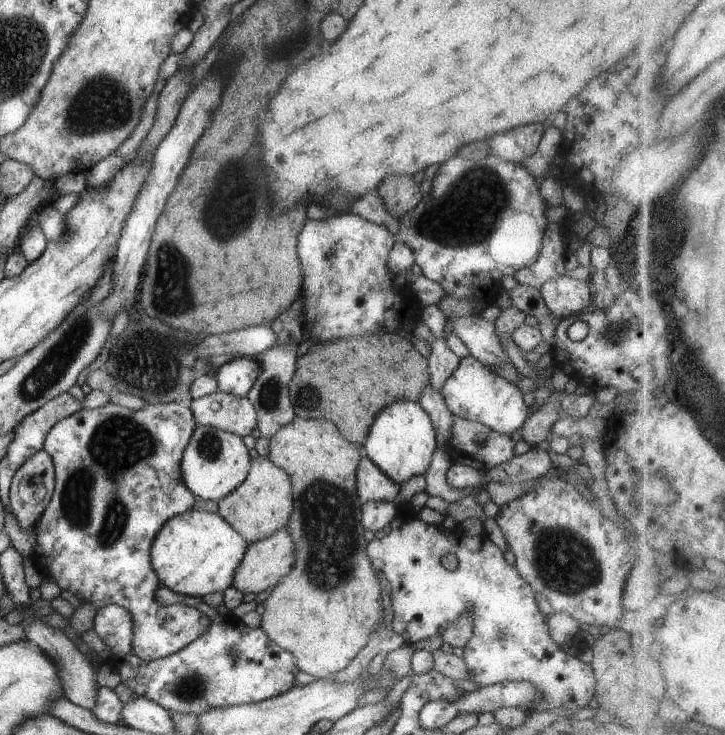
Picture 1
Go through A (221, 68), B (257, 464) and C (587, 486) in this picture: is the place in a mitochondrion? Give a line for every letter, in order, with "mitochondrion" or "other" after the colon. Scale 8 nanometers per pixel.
A: other
B: other
C: other

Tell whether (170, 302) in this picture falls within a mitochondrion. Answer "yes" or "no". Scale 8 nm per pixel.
yes

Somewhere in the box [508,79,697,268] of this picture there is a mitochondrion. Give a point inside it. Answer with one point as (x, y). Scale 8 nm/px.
(666, 231)

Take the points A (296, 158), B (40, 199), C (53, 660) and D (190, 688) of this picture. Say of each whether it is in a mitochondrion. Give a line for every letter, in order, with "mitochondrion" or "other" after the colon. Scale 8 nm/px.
A: other
B: mitochondrion
C: other
D: mitochondrion

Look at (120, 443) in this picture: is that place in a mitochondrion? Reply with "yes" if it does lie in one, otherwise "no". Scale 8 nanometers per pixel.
yes

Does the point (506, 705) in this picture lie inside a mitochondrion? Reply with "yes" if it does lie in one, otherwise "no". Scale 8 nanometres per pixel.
no

